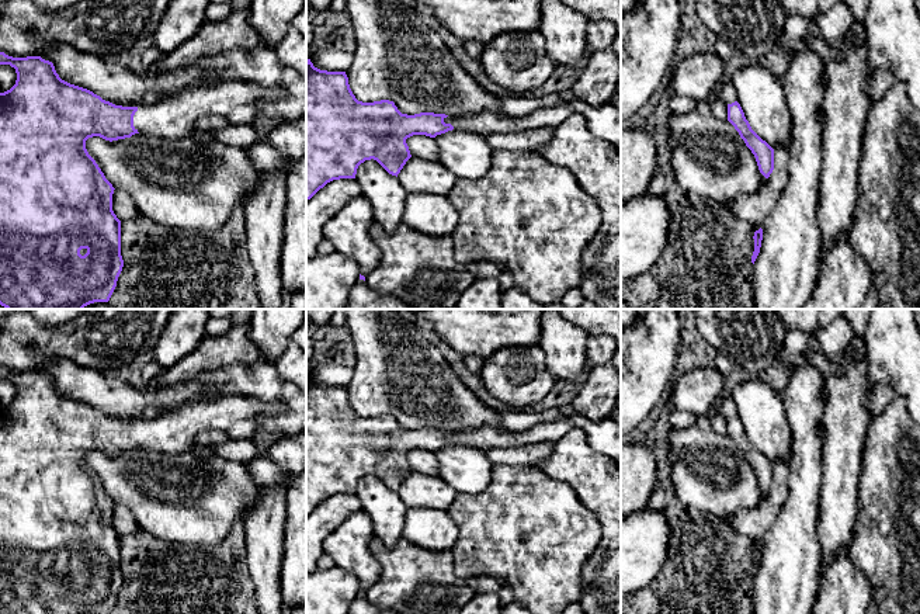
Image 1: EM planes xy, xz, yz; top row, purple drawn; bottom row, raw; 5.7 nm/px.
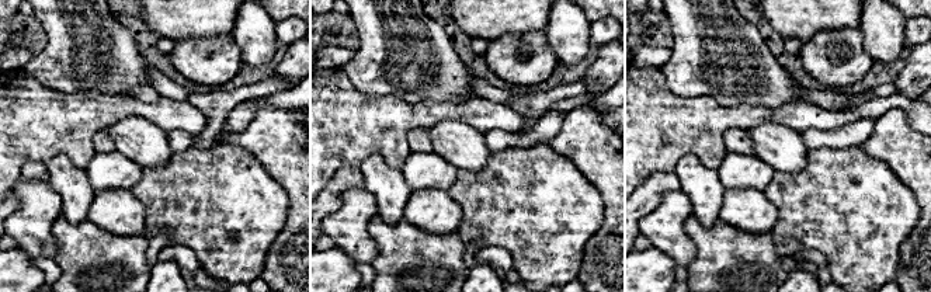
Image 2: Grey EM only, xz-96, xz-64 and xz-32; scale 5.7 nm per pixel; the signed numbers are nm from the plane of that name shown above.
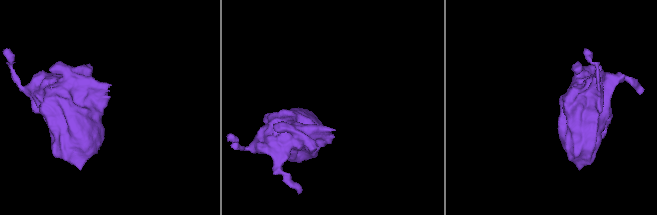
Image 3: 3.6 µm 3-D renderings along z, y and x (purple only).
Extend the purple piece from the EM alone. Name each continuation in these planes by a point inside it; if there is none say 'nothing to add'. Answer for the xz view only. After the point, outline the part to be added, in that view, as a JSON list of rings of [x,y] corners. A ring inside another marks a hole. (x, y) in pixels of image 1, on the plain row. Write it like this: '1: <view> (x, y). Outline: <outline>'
1: xz (485, 437). Outline: [[[482,426],[464,431],[447,431],[444,433],[444,437],[451,438],[454,444],[475,447],[483,451],[525,445],[524,431],[507,431],[490,426]]]

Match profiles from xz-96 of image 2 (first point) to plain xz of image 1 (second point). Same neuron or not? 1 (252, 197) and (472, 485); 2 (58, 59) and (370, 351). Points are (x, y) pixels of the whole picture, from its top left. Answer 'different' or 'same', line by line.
1: different
2: same

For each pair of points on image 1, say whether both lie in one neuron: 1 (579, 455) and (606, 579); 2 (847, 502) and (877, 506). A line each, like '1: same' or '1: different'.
1: same
2: different

